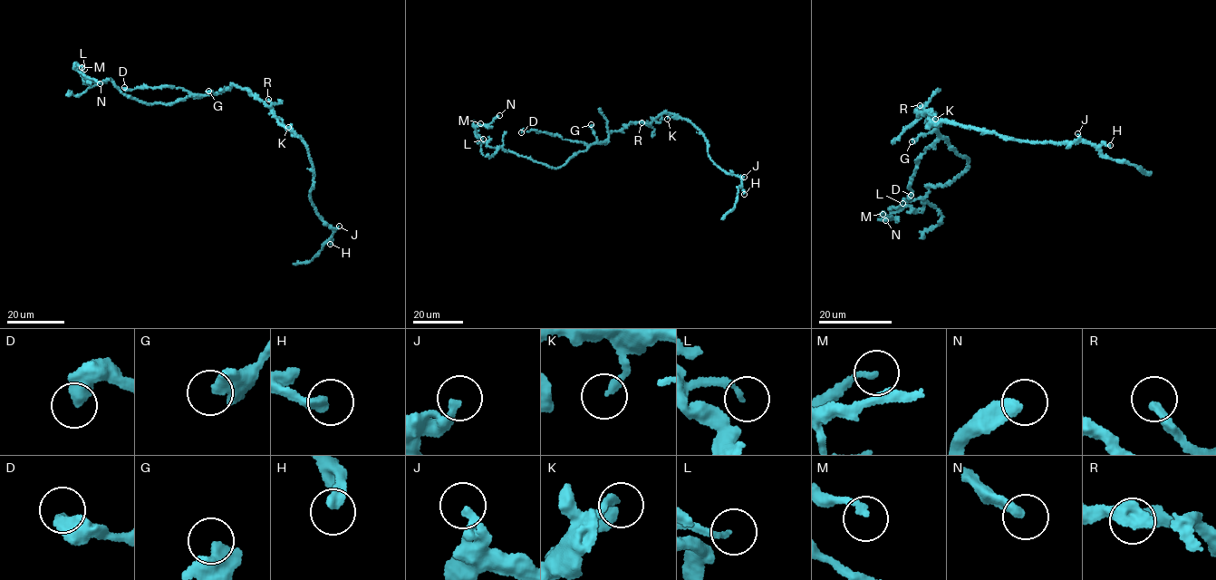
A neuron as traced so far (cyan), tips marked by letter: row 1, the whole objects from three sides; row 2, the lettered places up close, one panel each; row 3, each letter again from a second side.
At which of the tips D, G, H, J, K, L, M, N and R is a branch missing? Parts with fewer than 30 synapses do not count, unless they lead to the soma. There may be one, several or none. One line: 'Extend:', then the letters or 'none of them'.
Extend: none of them

